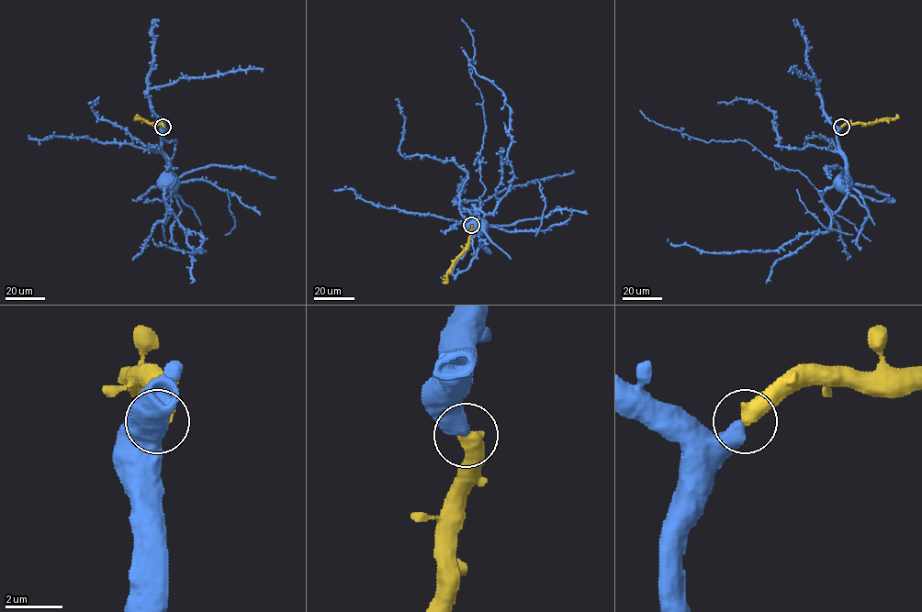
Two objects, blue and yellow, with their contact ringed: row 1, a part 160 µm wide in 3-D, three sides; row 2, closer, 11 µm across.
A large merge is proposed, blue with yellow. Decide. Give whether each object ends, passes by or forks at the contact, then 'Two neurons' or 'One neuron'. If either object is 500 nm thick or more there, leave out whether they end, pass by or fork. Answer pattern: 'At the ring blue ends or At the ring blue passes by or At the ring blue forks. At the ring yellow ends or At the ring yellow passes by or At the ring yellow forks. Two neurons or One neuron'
One neuron

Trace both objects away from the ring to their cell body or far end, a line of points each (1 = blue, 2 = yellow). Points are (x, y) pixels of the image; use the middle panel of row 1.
1: (471, 225), (470, 220), (477, 228), (483, 218), (480, 220)
2: (471, 225), (468, 245), (448, 272), (446, 281), (443, 283)

